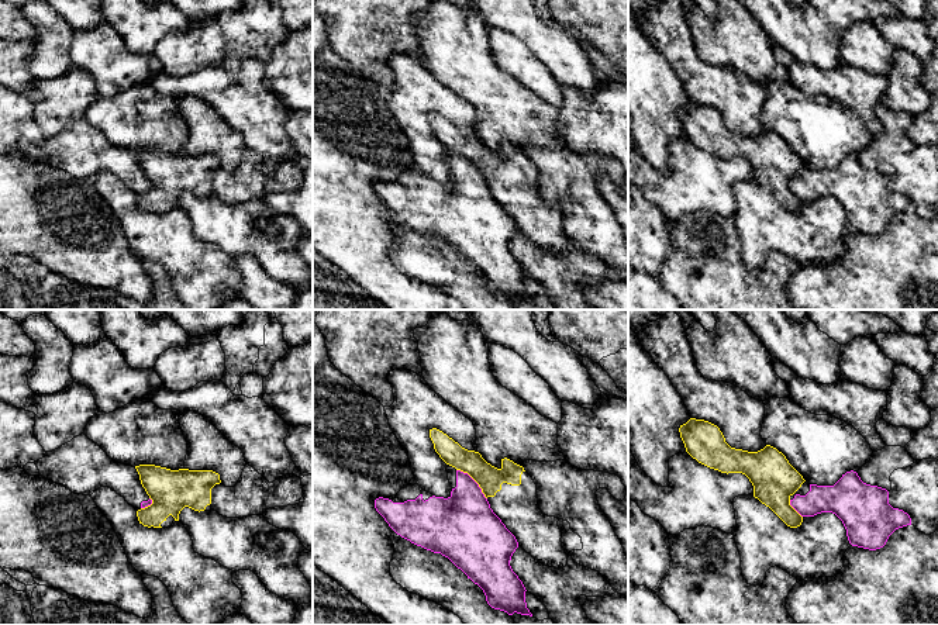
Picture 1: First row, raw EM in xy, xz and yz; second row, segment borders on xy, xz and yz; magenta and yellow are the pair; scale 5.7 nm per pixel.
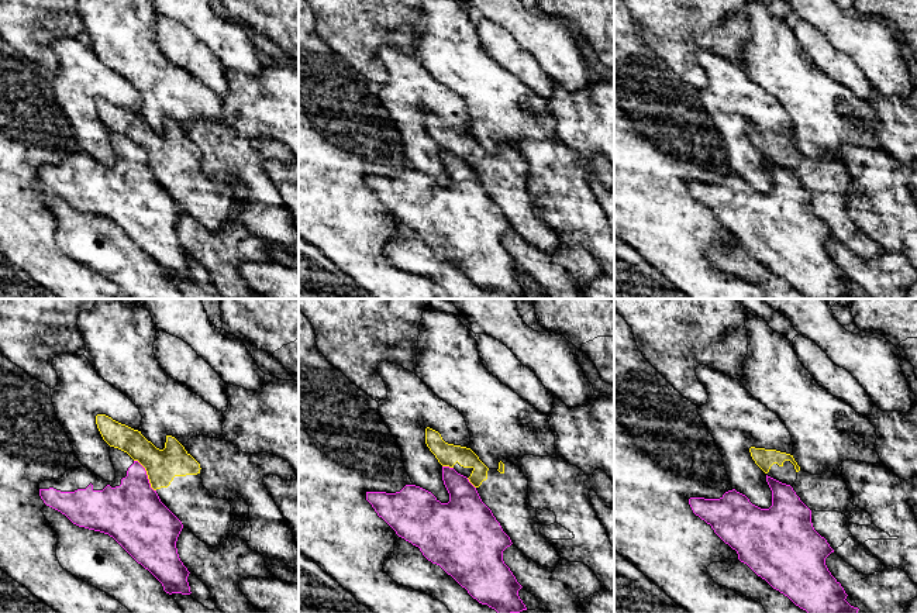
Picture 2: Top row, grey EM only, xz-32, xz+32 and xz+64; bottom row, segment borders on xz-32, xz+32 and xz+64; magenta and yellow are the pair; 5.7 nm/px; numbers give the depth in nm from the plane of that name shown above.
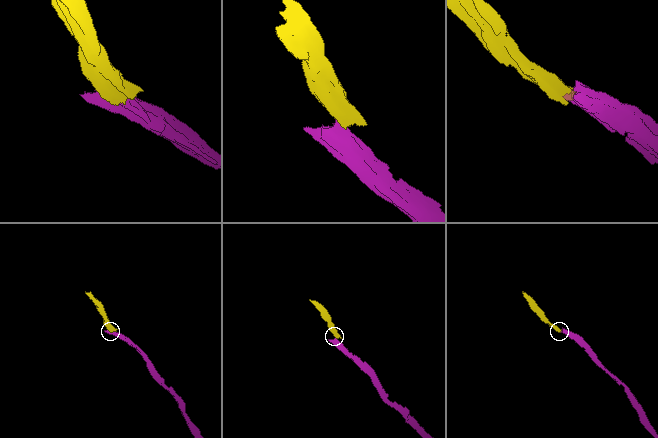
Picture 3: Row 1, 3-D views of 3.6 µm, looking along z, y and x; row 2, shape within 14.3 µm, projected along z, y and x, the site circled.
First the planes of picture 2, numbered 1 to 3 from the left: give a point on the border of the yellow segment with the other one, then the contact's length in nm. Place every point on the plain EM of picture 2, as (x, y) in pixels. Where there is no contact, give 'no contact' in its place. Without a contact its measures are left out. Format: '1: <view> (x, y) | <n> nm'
1: xz-32 (147, 159) | 220 nm
2: xz+32 (448, 151) | 70 nm
3: no contact

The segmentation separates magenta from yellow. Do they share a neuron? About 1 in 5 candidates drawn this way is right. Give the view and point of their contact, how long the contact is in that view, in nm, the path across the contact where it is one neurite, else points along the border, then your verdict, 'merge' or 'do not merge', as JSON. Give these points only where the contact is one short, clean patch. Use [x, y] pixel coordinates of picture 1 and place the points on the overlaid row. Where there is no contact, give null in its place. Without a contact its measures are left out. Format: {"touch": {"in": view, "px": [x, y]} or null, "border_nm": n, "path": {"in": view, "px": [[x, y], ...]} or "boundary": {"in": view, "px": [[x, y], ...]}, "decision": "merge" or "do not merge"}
{"touch": {"in": "xz", "px": [475, 482]}, "border_nm": 240, "boundary": {"in": "xz", "px": [[457, 469], [466, 473], [486, 499]]}, "decision": "do not merge"}

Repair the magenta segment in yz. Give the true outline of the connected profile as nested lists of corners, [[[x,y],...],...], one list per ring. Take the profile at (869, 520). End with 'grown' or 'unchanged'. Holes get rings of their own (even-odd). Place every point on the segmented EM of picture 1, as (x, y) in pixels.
[[[853,470],[842,474],[834,486],[804,481],[790,495],[790,505],[801,517],[835,514],[846,529],[849,543],[869,550],[883,548],[896,529],[911,525],[907,512],[889,504],[886,488],[863,483]]] | grown

